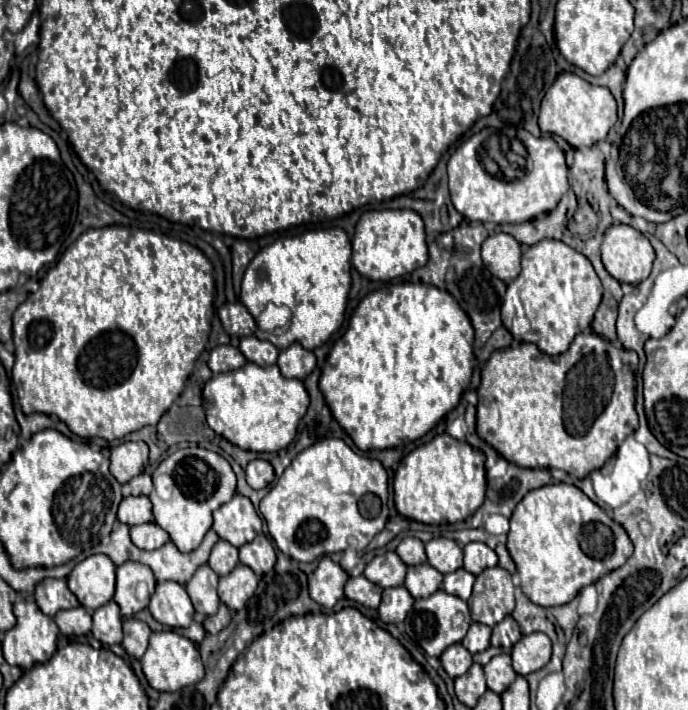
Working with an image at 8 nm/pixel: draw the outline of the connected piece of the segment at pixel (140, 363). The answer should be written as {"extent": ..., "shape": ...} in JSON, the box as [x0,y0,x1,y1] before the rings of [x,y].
{"extent":[12,226,214,440],"shape":[[[106,226],[106,228],[92,228],[84,232],[64,254],[62,258],[46,272],[40,282],[40,288],[26,298],[14,312],[14,356],[16,364],[12,368],[12,380],[18,390],[20,406],[24,414],[54,414],[58,416],[72,434],[80,438],[100,436],[104,440],[124,438],[126,434],[140,430],[148,424],[158,424],[160,416],[170,408],[170,404],[182,394],[186,378],[190,376],[196,358],[204,350],[204,342],[208,340],[210,320],[214,314],[212,308],[214,298],[214,268],[210,260],[196,248],[186,242],[170,240],[166,236],[146,232],[146,230],[132,230],[122,226]]]}

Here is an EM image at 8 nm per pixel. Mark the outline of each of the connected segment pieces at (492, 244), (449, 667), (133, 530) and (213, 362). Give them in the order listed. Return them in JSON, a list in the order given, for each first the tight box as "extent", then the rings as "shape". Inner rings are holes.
[{"extent":[482,234,520,282],"shape":[[[492,234],[482,244],[482,262],[492,276],[510,282],[520,272],[520,244],[510,234]]]},{"extent":[440,644,472,678],"shape":[[[452,644],[442,652],[440,662],[450,678],[458,678],[466,674],[468,668],[472,666],[472,654],[462,644]]]},{"extent":[130,522,170,550],"shape":[[[146,522],[138,526],[130,526],[130,540],[142,550],[156,550],[164,546],[170,540],[170,536],[156,522]]]},{"extent":[208,346,246,374],"shape":[[[216,346],[210,352],[208,358],[208,366],[212,370],[212,374],[220,374],[220,372],[232,372],[238,370],[246,364],[246,358],[242,356],[242,352],[234,346]]]}]

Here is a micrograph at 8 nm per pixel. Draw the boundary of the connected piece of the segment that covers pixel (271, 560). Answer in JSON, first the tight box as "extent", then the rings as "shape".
{"extent":[240,534,276,576],"shape":[[[258,534],[250,544],[244,544],[240,548],[240,562],[262,576],[274,568],[276,548],[264,534]]]}

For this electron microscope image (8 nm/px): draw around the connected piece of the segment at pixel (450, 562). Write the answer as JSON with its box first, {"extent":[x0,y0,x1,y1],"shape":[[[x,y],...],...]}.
{"extent":[426,538,462,574],"shape":[[[434,538],[426,544],[428,564],[436,568],[440,574],[454,572],[462,566],[462,550],[454,540],[448,538]]]}

